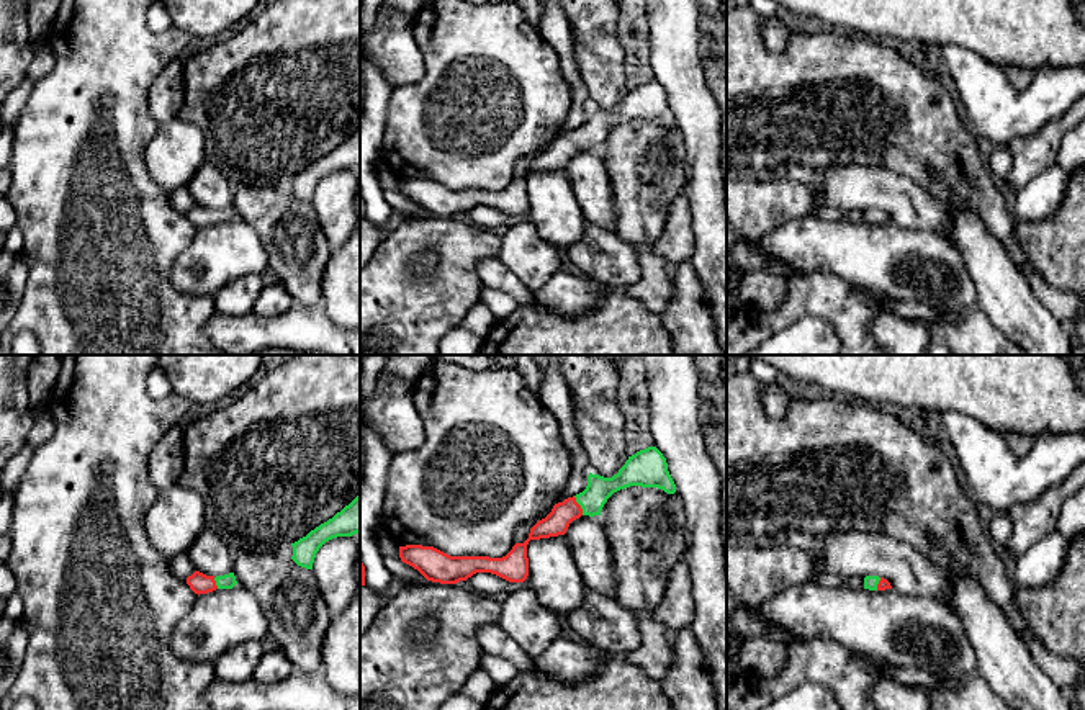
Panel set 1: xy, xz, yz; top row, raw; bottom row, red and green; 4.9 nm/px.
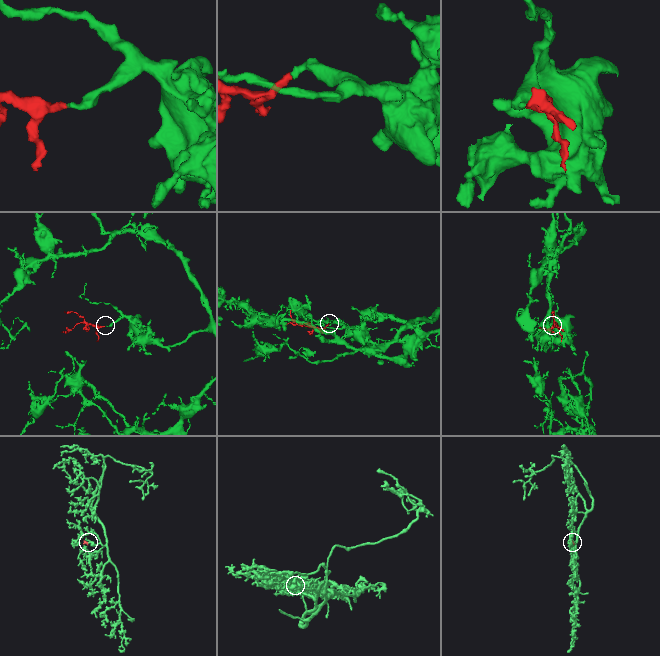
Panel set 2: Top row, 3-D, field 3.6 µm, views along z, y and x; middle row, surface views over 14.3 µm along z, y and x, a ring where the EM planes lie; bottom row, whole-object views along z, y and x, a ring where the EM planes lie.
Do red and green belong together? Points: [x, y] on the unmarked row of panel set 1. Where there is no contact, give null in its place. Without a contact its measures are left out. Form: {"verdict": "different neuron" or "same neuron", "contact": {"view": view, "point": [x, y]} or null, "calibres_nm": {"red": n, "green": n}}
{"verdict": "same neuron", "contact": {"view": "xz", "point": [580, 139]}, "calibres_nm": {"red": 120, "green": 120}}

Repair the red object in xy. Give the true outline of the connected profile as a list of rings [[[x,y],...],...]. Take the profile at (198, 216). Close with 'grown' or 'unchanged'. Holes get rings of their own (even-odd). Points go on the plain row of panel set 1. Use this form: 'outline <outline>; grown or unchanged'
outline [[[195,204],[191,209],[187,211],[187,218],[195,227],[208,227],[216,222],[232,222],[237,214],[234,206],[224,209],[206,209],[200,204]]]; grown

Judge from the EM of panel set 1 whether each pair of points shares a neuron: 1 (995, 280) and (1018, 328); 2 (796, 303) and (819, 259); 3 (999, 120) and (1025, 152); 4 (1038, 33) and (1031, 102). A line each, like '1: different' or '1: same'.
1: same
2: different
3: different
4: different

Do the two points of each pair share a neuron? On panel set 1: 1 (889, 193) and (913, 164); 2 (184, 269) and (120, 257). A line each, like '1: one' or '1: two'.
1: two
2: two

